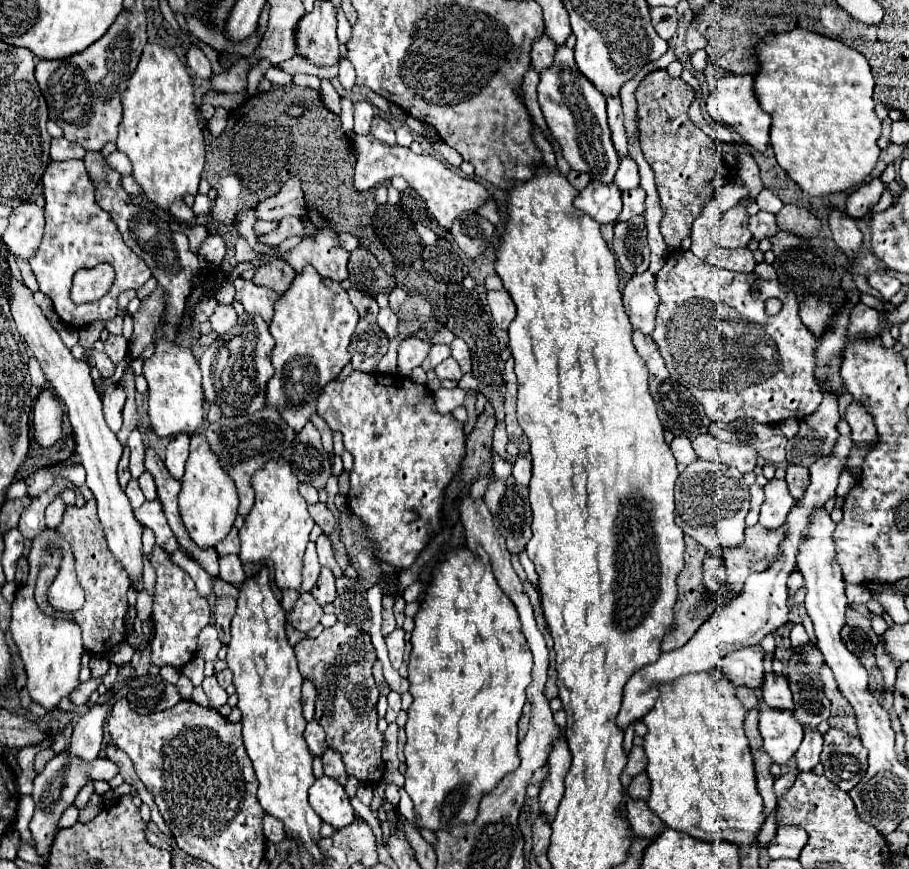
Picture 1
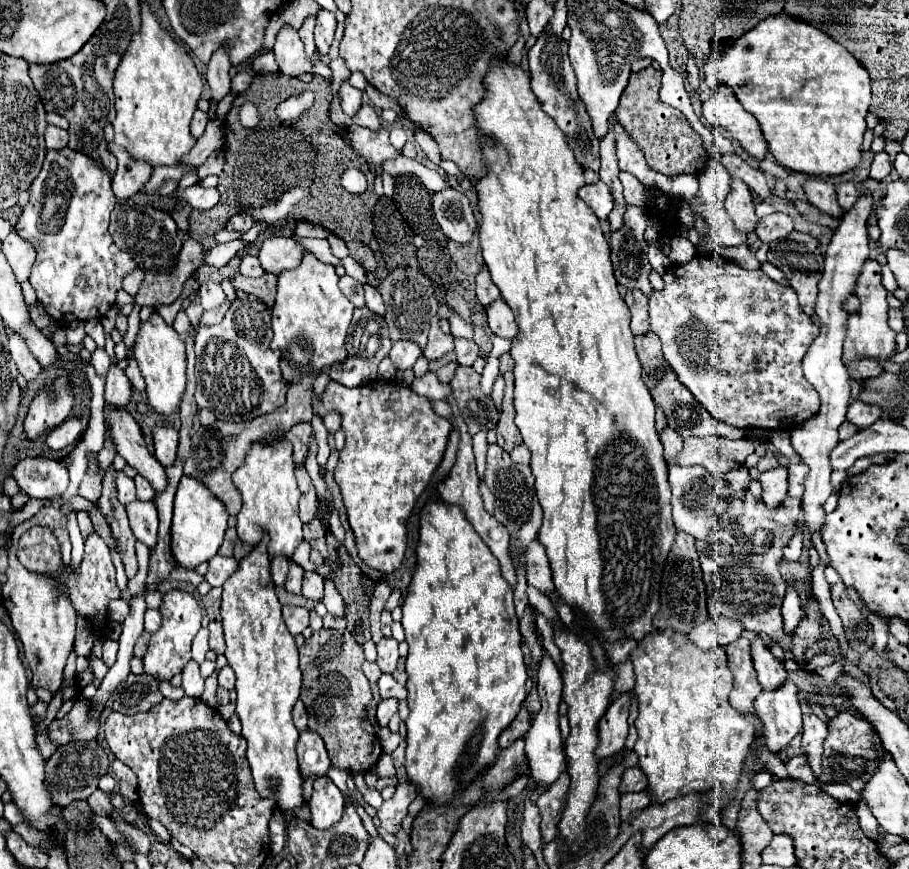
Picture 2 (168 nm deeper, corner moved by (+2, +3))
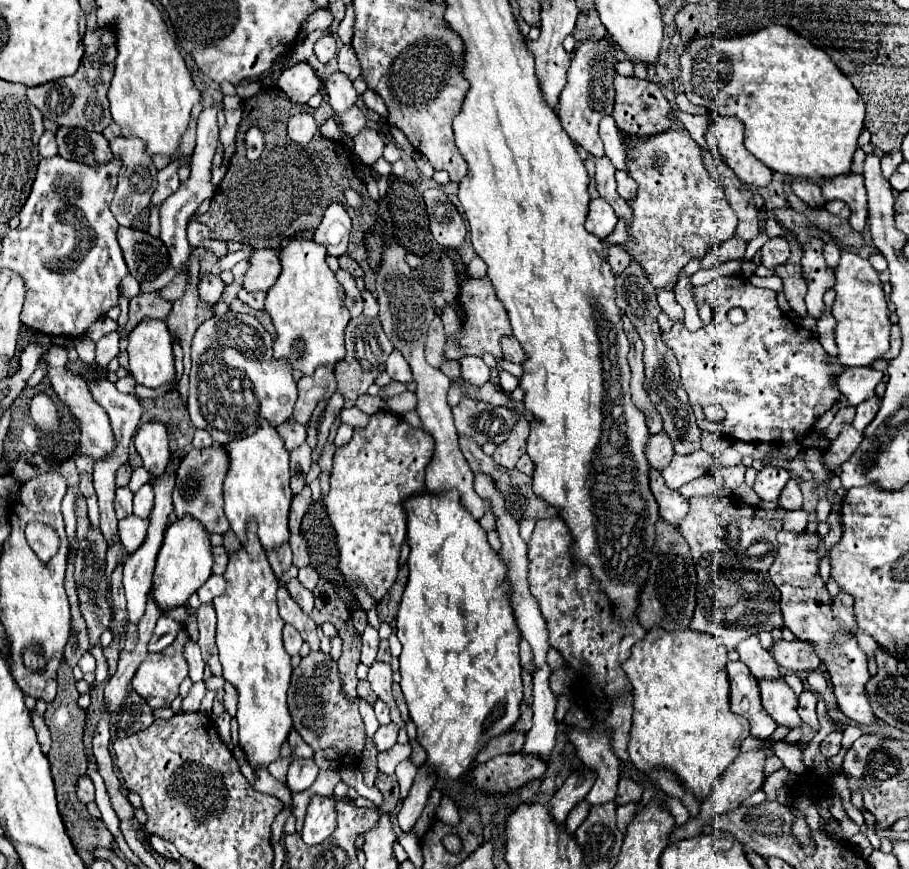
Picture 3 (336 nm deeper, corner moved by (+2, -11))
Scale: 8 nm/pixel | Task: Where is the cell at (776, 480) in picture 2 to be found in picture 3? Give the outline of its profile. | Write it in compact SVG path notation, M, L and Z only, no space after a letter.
M765 466L761 472L757 472L753 490L757 492L757 496L761 500L777 500L777 496L781 494L781 490L789 478L791 478L791 474L783 468Z

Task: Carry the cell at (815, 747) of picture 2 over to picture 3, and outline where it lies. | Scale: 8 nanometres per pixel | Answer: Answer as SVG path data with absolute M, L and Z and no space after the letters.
M803 690L801 696L799 696L799 708L797 708L801 720L805 724L809 724L813 728L813 732L819 730L819 720L817 720L817 714L815 714L815 702L817 702L815 694L809 692L809 690Z

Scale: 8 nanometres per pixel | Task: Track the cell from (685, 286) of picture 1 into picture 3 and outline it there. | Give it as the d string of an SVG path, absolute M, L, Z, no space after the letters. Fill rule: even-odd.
M737 274L737 276L719 276L719 278L715 278L713 282L709 282L707 286L695 288L695 300L697 300L697 302L707 300L709 306L715 310L715 316L713 316L713 320L711 320L709 326L703 326L703 328L699 328L697 332L689 332L689 330L683 326L683 322L677 322L677 324L673 324L671 332L663 332L663 334L661 334L661 336L665 338L665 344L673 350L673 354L675 354L675 358L677 358L677 362L679 362L679 368L681 368L681 384L683 384L685 392L689 394L689 404L691 404L691 408L693 408L693 412L695 412L695 418L697 418L697 424L699 424L701 430L709 430L709 432L715 432L715 434L721 434L721 436L727 436L727 438L737 438L737 440L741 440L741 442L789 442L789 440L799 440L799 438L803 438L803 436L815 426L815 422L819 420L819 416L825 414L825 412L839 400L841 392L839 392L839 388L837 388L835 382L837 382L837 376L845 370L845 366L843 366L839 360L835 360L835 362L829 360L829 354L827 354L825 348L819 344L819 340L815 338L815 334L809 332L809 330L797 328L797 326L793 324L793 320L779 310L775 296L777 296L777 294L771 292L771 290L755 288L749 280L745 280L745 278L739 276L739 274ZM735 306L737 306L737 308L743 308L743 310L745 310L745 316L747 316L747 320L745 320L743 324L737 324L737 326L733 326L733 324L727 320L727 312L729 312L731 308L735 308ZM709 404L719 404L719 406L725 410L725 418L719 420L719 422L709 422L707 416L705 416L705 406L709 406Z

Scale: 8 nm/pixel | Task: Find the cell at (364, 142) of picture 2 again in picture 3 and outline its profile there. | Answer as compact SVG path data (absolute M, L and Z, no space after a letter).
M365 128L357 136L353 136L353 152L361 158L363 164L377 162L383 156L383 146L385 144L381 136L371 128Z

